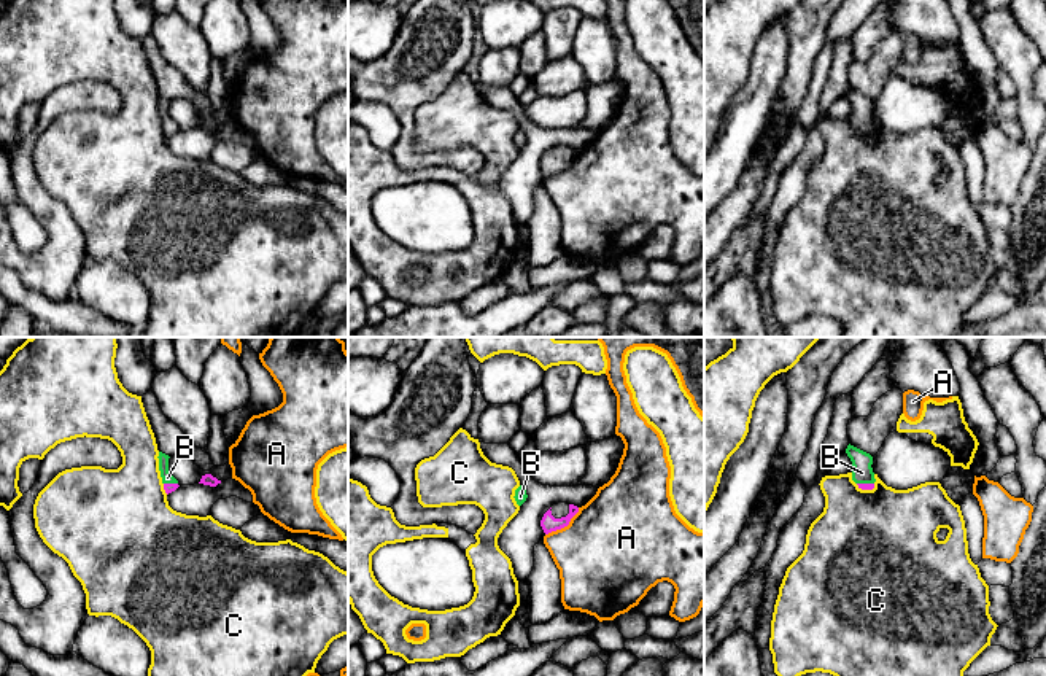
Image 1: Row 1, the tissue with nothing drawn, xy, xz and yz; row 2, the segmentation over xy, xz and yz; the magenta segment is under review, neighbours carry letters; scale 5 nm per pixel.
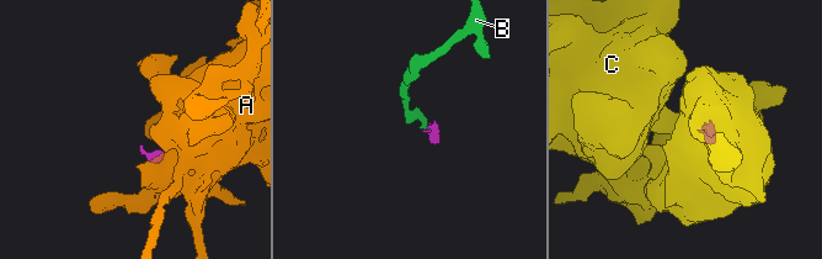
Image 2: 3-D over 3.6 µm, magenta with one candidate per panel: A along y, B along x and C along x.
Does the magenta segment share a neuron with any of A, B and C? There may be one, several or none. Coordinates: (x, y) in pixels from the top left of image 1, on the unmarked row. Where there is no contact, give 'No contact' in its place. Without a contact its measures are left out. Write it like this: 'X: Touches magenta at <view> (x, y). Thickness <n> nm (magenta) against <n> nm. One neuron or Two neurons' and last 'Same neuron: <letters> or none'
A: Touches magenta at xz (565, 169). Thickness 90 nm (magenta) against 480 nm. Two neurons
B: Touches magenta at yz (865, 128). Thickness 30 nm (magenta) against 110 nm. One neuron
C: Touches magenta at yz (865, 132). Thickness 30 nm (magenta) against 500 nm. Two neurons
Same neuron: B

